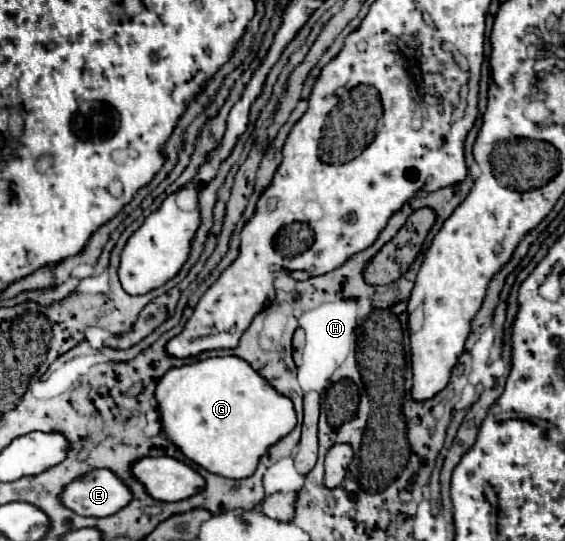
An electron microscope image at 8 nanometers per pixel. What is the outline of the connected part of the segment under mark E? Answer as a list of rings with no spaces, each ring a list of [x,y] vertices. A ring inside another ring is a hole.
[[[100,468],[70,482],[60,498],[80,516],[110,516],[132,500],[132,492],[112,470]]]

